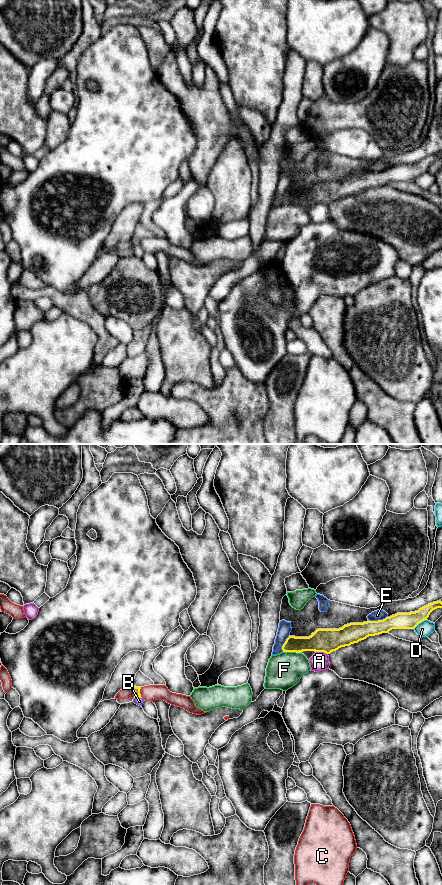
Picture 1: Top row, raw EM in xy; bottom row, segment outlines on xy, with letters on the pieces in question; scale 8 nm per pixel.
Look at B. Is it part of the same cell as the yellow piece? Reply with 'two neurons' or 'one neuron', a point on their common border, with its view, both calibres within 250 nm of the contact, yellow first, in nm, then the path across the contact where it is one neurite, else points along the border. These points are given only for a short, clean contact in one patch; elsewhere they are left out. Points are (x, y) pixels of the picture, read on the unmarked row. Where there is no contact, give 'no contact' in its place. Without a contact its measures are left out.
one neuron; meets yellow in xy at (138, 250); 50 nm thick on the yellow side, 50 nm on the other; runs through xy (136, 242), (138, 250), (139, 253)

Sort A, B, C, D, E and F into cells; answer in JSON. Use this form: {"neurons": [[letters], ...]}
{"neurons": [["A"], ["B"], ["C"], ["D"], ["E"], ["F"]]}

